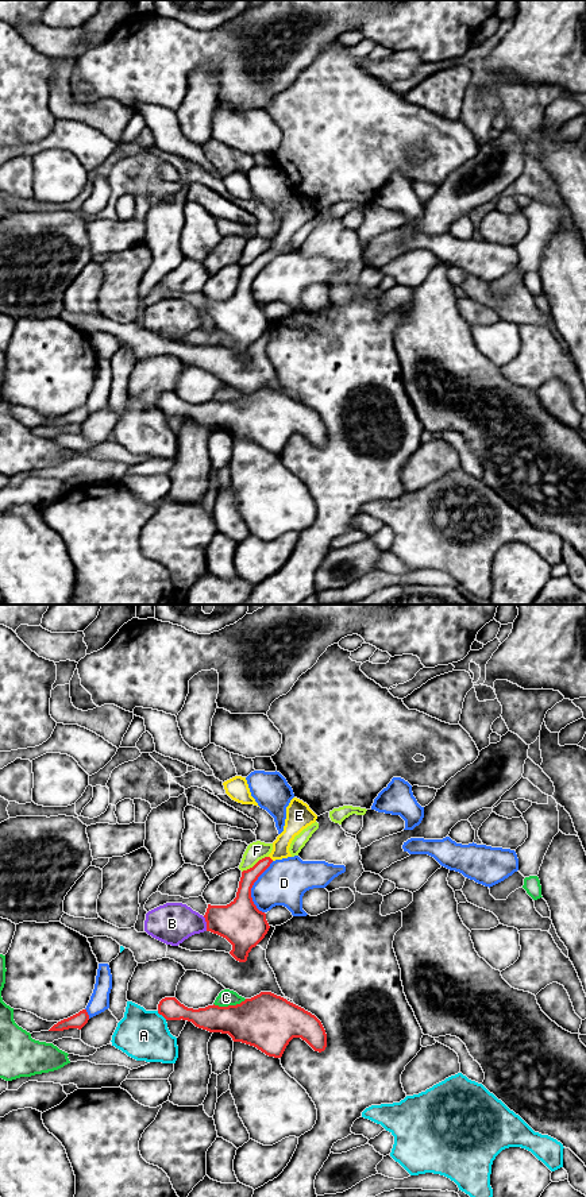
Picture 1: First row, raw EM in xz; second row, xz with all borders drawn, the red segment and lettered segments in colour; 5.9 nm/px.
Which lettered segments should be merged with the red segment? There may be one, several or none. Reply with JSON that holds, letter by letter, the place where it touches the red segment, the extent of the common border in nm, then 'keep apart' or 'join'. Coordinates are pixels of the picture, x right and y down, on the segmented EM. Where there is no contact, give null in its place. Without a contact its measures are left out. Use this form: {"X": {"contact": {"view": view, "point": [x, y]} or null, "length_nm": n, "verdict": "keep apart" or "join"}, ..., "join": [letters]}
{"A": {"contact": {"view": "xz", "point": [162, 1015]}, "length_nm": 80, "verdict": "keep apart"}, "B": {"contact": {"view": "xz", "point": [207, 923]}, "length_nm": 90, "verdict": "keep apart"}, "C": {"contact": {"view": "xz", "point": [230, 1006]}, "length_nm": 200, "verdict": "keep apart"}, "D": {"contact": {"view": "xz", "point": [251, 887]}, "length_nm": 320, "verdict": "keep apart"}, "E": {"contact": {"view": "xz", "point": [270, 858]}, "length_nm": 40, "verdict": "join"}, "F": {"contact": {"view": "xz", "point": [255, 864]}, "length_nm": 190, "verdict": "keep apart"}, "join": ["E"]}

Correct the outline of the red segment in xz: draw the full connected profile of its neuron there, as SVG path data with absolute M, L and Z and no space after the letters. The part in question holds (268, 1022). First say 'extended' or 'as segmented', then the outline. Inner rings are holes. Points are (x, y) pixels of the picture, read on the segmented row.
as segmented; M271 992L246 999L240 1004L188 1008L176 997L165 997L158 1013L166 1020L188 1020L209 1032L228 1034L234 1042L257 1047L281 1058L293 1038L301 1038L315 1051L324 1051L327 1034L321 1022L304 1008Z

